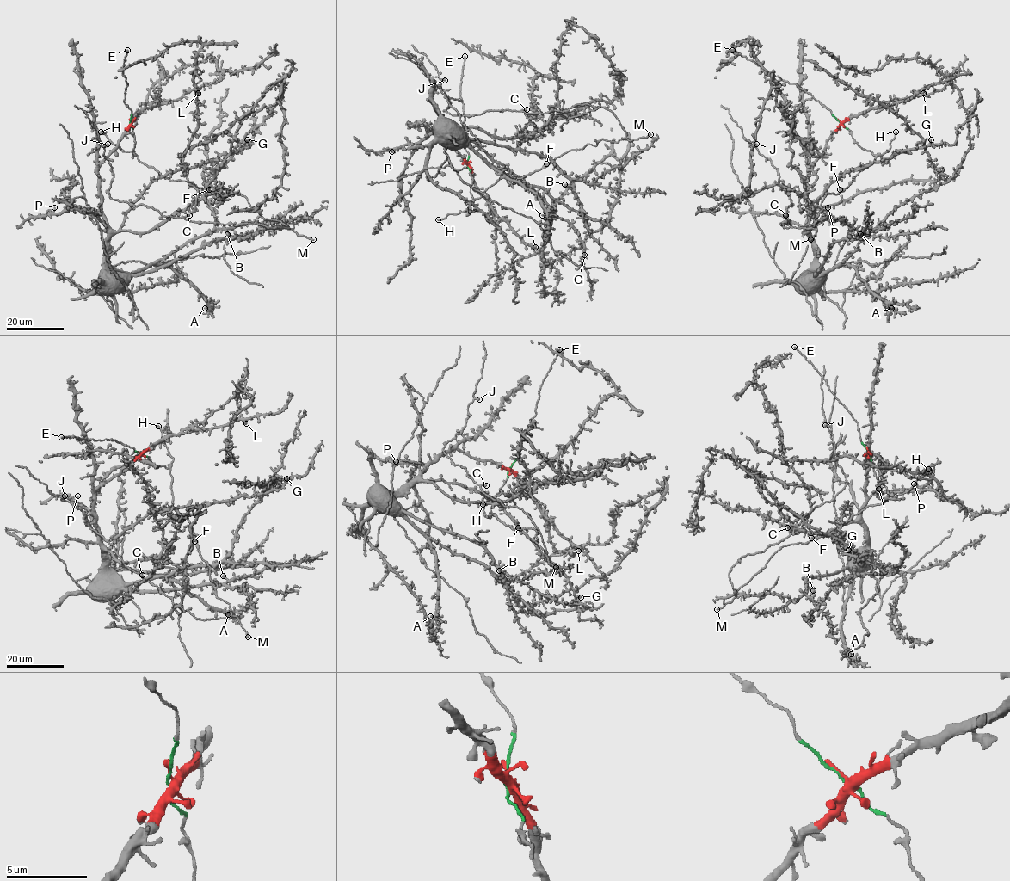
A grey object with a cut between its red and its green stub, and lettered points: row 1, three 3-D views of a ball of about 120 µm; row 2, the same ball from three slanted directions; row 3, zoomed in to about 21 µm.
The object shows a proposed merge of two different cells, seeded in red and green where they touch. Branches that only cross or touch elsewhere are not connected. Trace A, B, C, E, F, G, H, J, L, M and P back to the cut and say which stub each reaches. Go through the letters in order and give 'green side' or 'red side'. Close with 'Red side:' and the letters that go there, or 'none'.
A: red side
B: red side
C: green side
E: green side
F: green side
G: red side
H: green side
J: green side
L: red side
M: green side
P: red side
Red side: A, B, G, L, P

